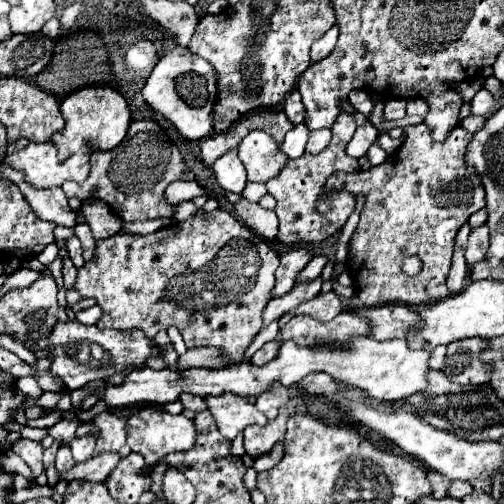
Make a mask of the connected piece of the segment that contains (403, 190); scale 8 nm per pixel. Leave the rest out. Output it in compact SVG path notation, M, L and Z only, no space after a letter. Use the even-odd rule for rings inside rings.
M427 124L407 126L405 140L387 160L387 166L371 170L337 172L325 184L325 196L317 202L321 214L329 212L329 196L349 192L355 198L365 196L359 224L347 244L347 272L355 278L355 294L363 308L381 304L425 306L449 298L445 286L451 268L453 240L467 218L485 208L485 192L477 176L467 170L463 156L471 134L461 126L453 128L443 144L431 140ZM407 256L421 258L421 272L409 276L401 270Z

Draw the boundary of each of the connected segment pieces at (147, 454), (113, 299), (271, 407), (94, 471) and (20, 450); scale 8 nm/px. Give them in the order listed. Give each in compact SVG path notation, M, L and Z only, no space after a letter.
M145 406L139 412L133 412L129 416L129 430L127 430L127 444L131 446L133 452L141 454L145 458L145 468L141 470L143 474L151 471L155 462L171 452L181 452L181 450L189 450L195 444L195 424L191 418L179 414L161 414L159 406Z
M217 208L205 216L201 214L195 214L191 218L187 218L185 222L177 222L177 224L171 224L171 226L163 226L159 228L157 232L153 234L147 234L147 236L131 236L131 234L117 234L117 236L111 236L111 238L105 238L105 240L99 240L97 242L97 248L95 248L95 254L89 262L85 262L85 266L79 270L77 274L77 282L75 282L75 290L83 296L83 298L95 298L97 300L97 306L103 310L103 316L99 318L97 326L99 328L117 328L121 332L129 332L129 328L139 328L145 332L145 336L149 336L149 340L153 340L153 336L159 332L159 330L167 330L169 326L177 326L183 340L185 340L185 346L187 348L199 348L199 346L215 346L221 350L221 354L225 356L227 362L241 362L243 358L243 352L245 348L253 342L253 338L257 336L257 332L261 330L261 266L263 262L267 264L267 258L273 258L275 266L277 266L277 254L269 248L263 248L261 246L269 246L267 240L263 240L261 236L253 234L249 228L245 228L243 224L239 224L237 218L233 218L229 212Z
M273 384L267 392L257 396L255 406L269 418L273 420L277 416L277 410L289 402L289 388L283 384Z
M103 452L103 454L87 460L85 464L73 466L69 472L59 474L59 478L61 480L81 478L81 480L89 480L89 482L103 482L109 476L109 472L117 466L119 460L121 460L119 452Z
M19 438L13 444L13 452L19 454L29 464L29 468L33 470L33 476L41 476L45 472L45 466L41 462L43 448L41 448L39 442L33 442L33 440L27 440L27 438Z

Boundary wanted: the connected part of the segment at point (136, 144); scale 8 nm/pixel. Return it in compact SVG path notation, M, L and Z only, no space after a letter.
M135 120L131 122L123 142L109 152L91 154L91 170L83 182L65 182L61 188L67 198L103 200L111 210L125 222L149 220L149 218L171 218L173 206L167 206L163 192L173 180L193 180L195 176L185 166L181 152L167 138L157 122Z

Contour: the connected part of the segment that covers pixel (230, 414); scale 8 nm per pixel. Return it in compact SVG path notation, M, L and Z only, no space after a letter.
M221 394L221 396L205 396L207 408L217 420L219 432L233 440L241 430L245 430L251 424L265 426L267 418L245 398L233 396L233 394Z

